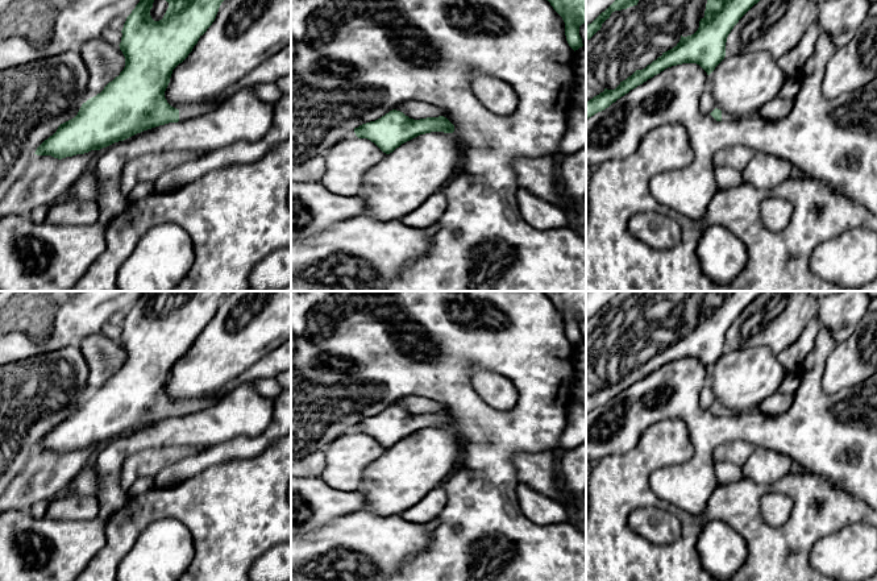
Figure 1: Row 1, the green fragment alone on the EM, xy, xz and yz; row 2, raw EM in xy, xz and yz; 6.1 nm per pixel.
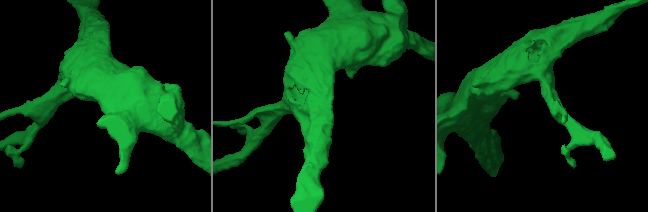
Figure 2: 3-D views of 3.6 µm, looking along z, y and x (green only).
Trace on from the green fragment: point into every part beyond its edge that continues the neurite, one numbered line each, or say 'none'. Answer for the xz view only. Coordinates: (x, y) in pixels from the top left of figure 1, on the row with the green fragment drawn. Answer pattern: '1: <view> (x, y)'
none

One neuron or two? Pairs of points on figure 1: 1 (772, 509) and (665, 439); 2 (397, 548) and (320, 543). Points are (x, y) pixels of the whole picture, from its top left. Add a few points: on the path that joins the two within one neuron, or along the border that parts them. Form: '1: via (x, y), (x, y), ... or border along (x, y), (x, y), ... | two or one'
1: border along (793, 502), (778, 526), (759, 511) | two
2: via (378, 547), (354, 547), (339, 542) | one

